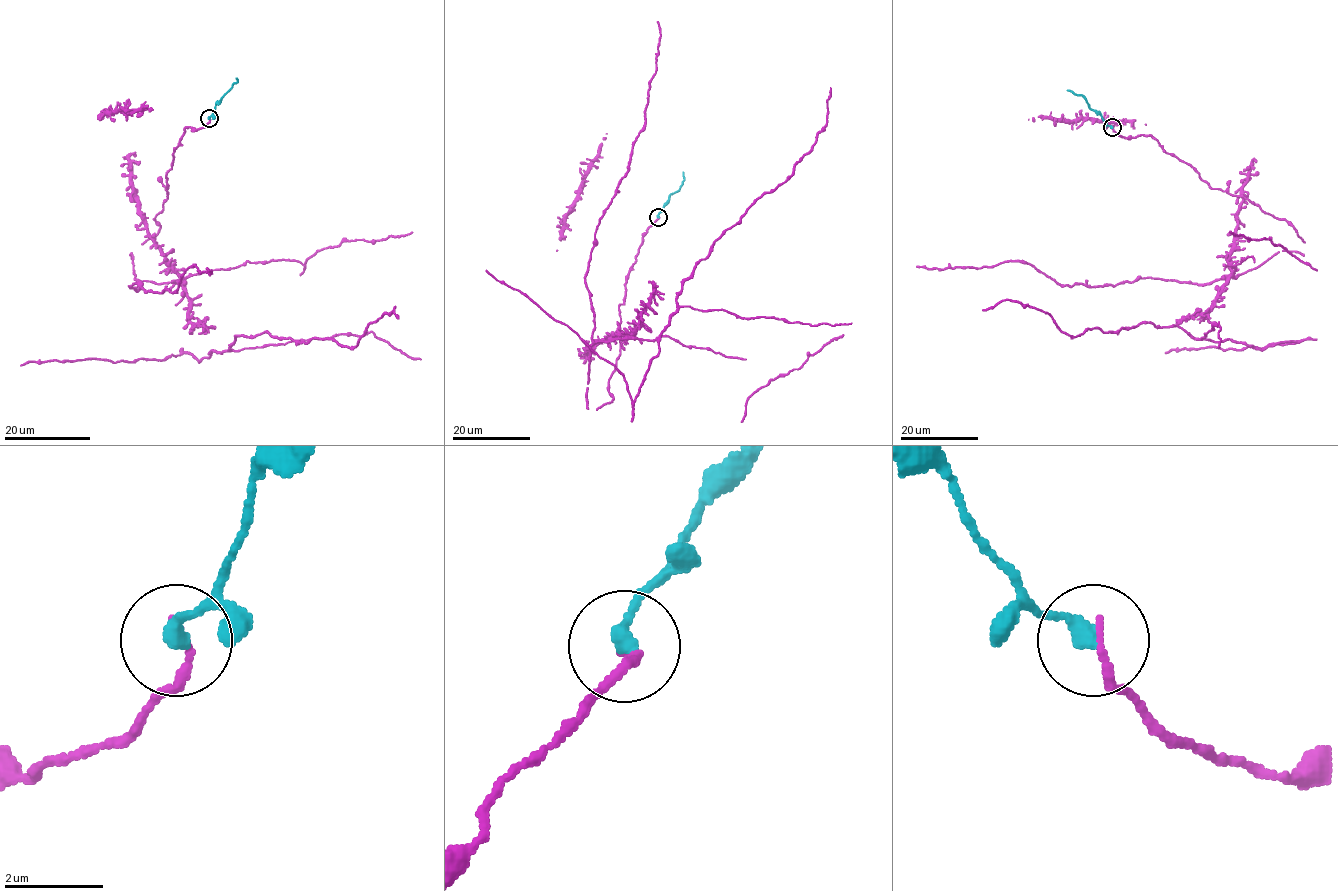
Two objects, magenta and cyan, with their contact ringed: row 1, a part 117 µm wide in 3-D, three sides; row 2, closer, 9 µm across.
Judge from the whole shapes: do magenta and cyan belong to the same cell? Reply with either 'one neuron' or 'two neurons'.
one neuron

